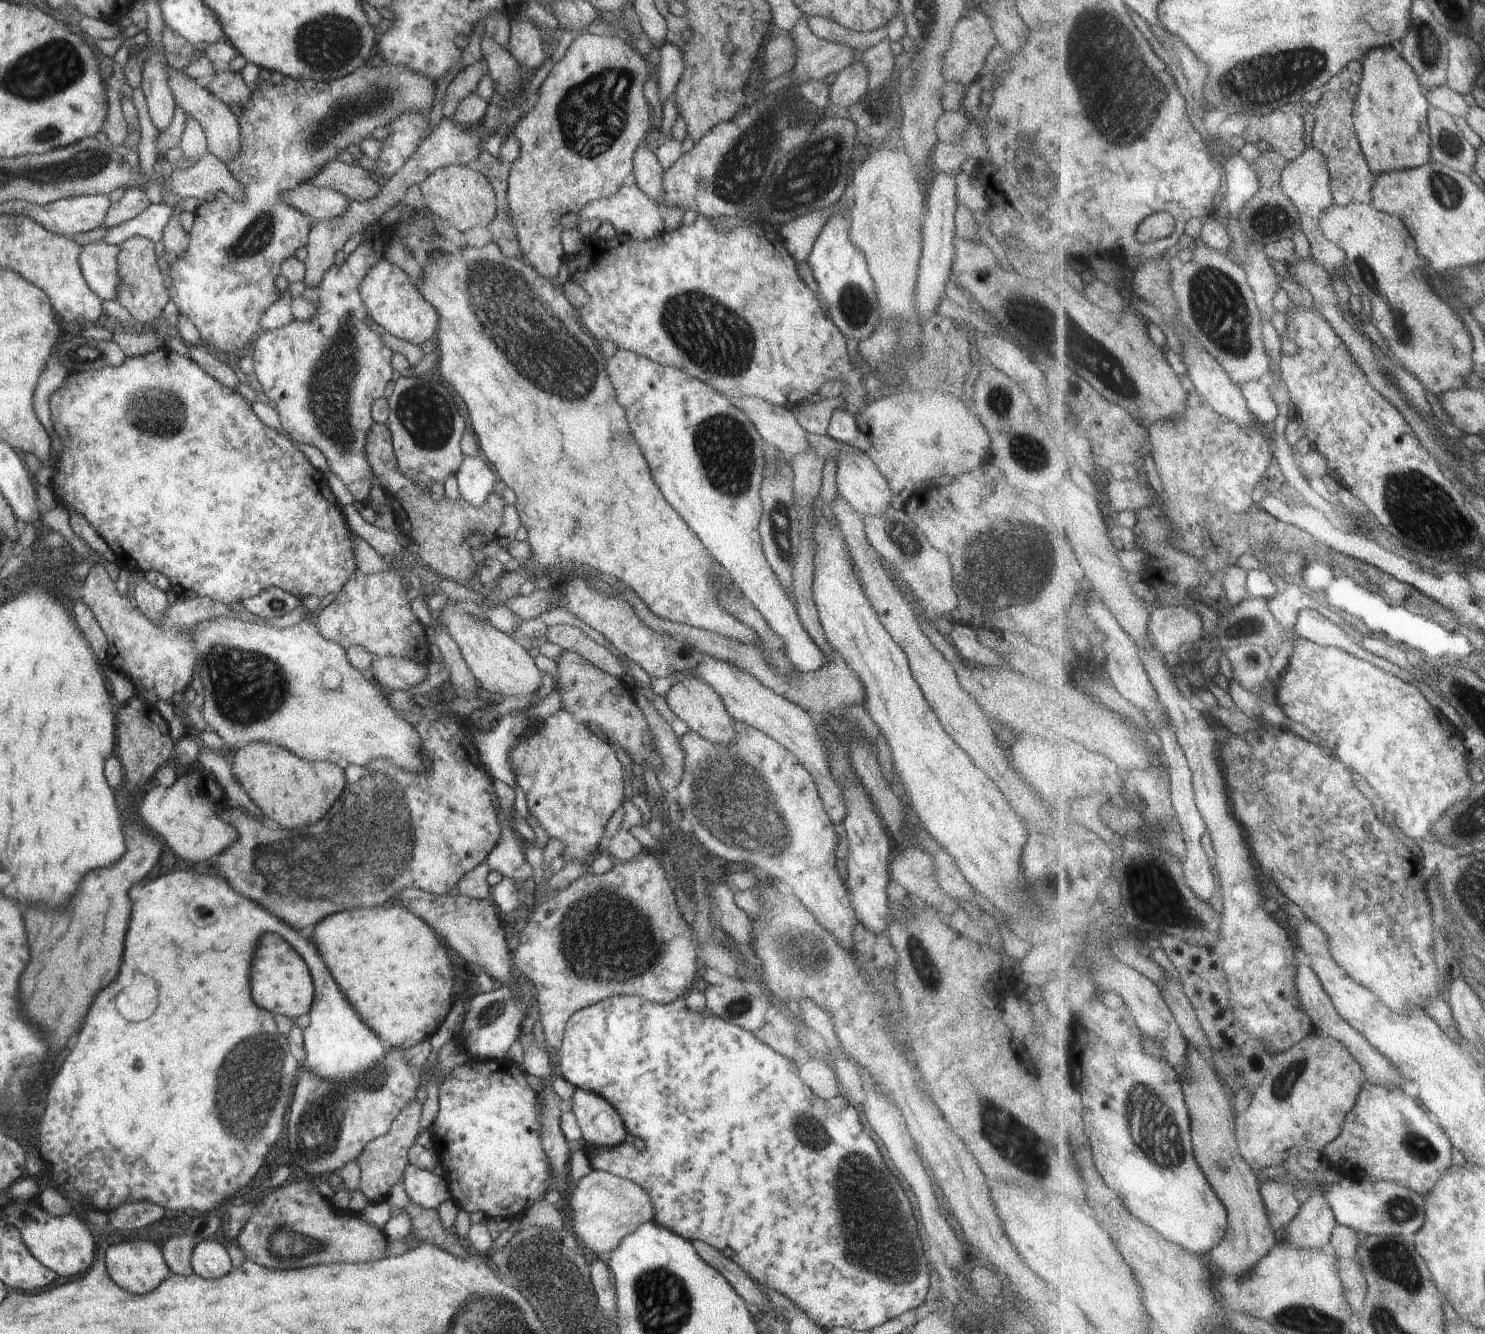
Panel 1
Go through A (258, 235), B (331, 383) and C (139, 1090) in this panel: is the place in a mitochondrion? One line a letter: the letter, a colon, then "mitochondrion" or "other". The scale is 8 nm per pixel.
A: mitochondrion
B: mitochondrion
C: other

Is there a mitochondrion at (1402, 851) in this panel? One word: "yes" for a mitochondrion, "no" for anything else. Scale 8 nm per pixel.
no

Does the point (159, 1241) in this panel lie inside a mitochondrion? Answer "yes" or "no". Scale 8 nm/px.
no

